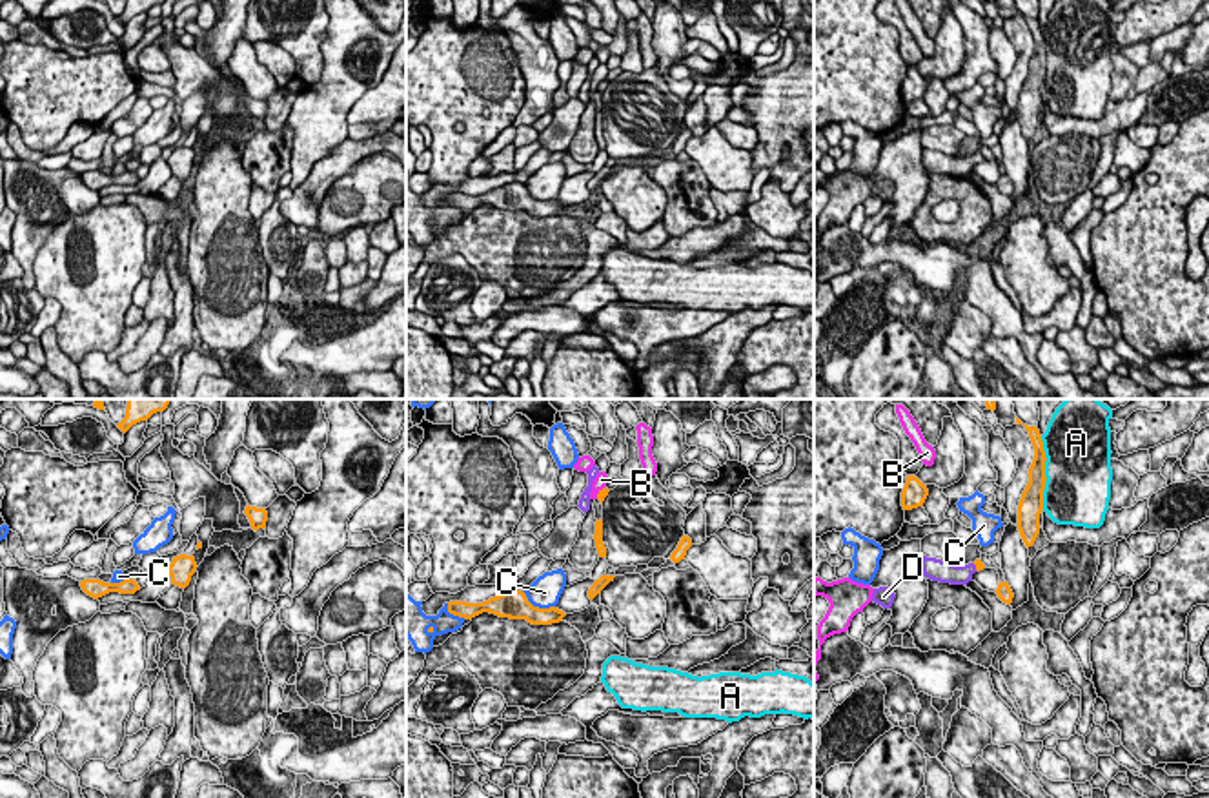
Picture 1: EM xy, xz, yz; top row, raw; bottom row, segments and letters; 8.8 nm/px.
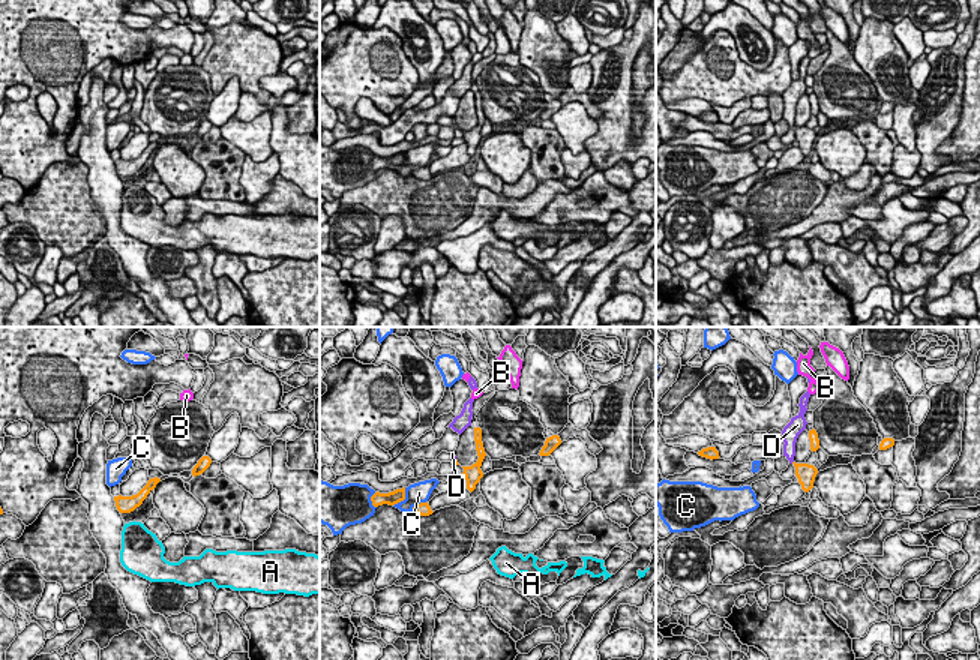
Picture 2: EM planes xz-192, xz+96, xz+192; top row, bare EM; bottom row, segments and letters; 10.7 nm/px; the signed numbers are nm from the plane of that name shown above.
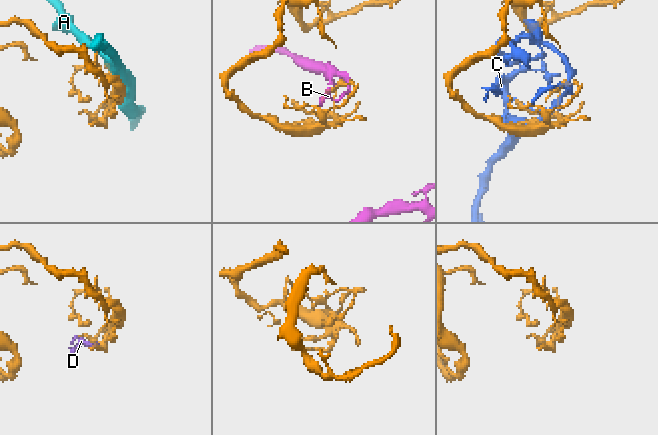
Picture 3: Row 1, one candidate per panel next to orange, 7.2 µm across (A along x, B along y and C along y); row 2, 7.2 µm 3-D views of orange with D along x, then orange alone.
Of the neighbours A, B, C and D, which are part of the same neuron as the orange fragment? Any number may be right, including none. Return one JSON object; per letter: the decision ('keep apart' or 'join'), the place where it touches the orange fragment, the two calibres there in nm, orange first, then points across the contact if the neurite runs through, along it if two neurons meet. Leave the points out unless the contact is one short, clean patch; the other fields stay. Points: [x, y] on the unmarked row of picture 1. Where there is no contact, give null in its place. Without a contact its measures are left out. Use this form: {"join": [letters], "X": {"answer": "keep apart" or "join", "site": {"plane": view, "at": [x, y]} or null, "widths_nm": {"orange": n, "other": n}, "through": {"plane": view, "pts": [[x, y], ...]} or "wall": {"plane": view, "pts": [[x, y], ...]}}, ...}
{"join": ["D"], "A": {"answer": "keep apart", "site": {"plane": "yz", "at": [1044, 64]}, "widths_nm": {"orange": 190, "other": 480}}, "B": {"answer": "keep apart", "site": {"plane": "xz", "at": [599, 84]}, "widths_nm": {"orange": 70, "other": 120}}, "C": {"answer": "keep apart", "site": {"plane": "xz", "at": [538, 199]}, "widths_nm": {"orange": 240, "other": 280}}, "D": {"answer": "join", "site": {"plane": "yz", "at": [976, 159]}, "widths_nm": {"orange": 70, "other": 170}, "through": {"plane": "yz", "pts": [[978, 155], [976, 159], [964, 166], [953, 166]]}}}

